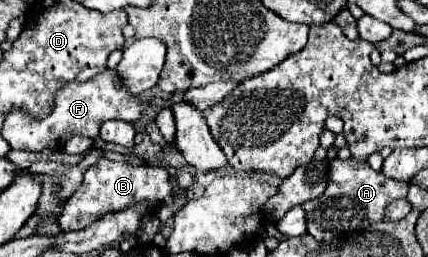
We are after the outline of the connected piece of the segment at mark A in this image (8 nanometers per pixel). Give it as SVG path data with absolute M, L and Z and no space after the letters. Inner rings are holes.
M331 159L329 163L329 179L327 189L317 199L303 203L303 211L307 217L307 233L317 241L331 241L335 237L345 237L355 231L367 229L375 221L383 221L385 209L395 199L405 199L409 191L409 183L389 179L383 173L373 171L367 163L359 163L355 159Z

